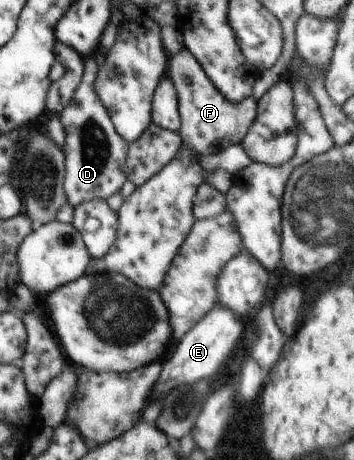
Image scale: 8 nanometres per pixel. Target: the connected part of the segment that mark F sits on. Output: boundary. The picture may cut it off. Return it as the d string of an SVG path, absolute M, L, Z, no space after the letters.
M186 48L180 53L170 56L166 76L172 79L178 97L178 111L180 113L181 141L192 147L198 155L214 155L230 145L240 144L257 114L257 103L254 95L246 97L240 103L228 101L208 79L204 69L191 51Z

